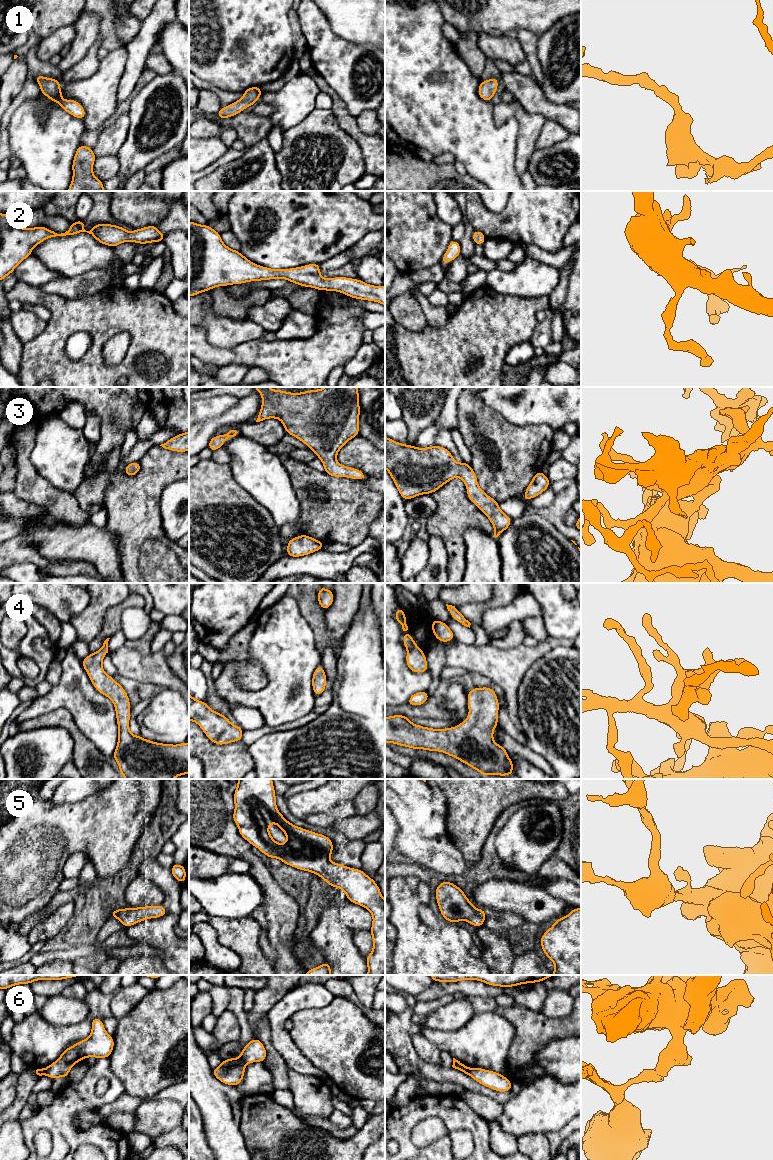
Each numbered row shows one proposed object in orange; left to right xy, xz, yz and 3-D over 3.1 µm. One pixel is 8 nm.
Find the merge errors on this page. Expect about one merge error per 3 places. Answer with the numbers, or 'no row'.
6

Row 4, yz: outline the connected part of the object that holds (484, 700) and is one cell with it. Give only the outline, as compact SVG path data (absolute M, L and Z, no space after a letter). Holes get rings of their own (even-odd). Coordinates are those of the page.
M493 687L467 693L468 717L452 728L433 729L413 724L405 715L385 718L385 742L416 750L444 752L483 775L514 775L507 750L493 740L499 702Z

